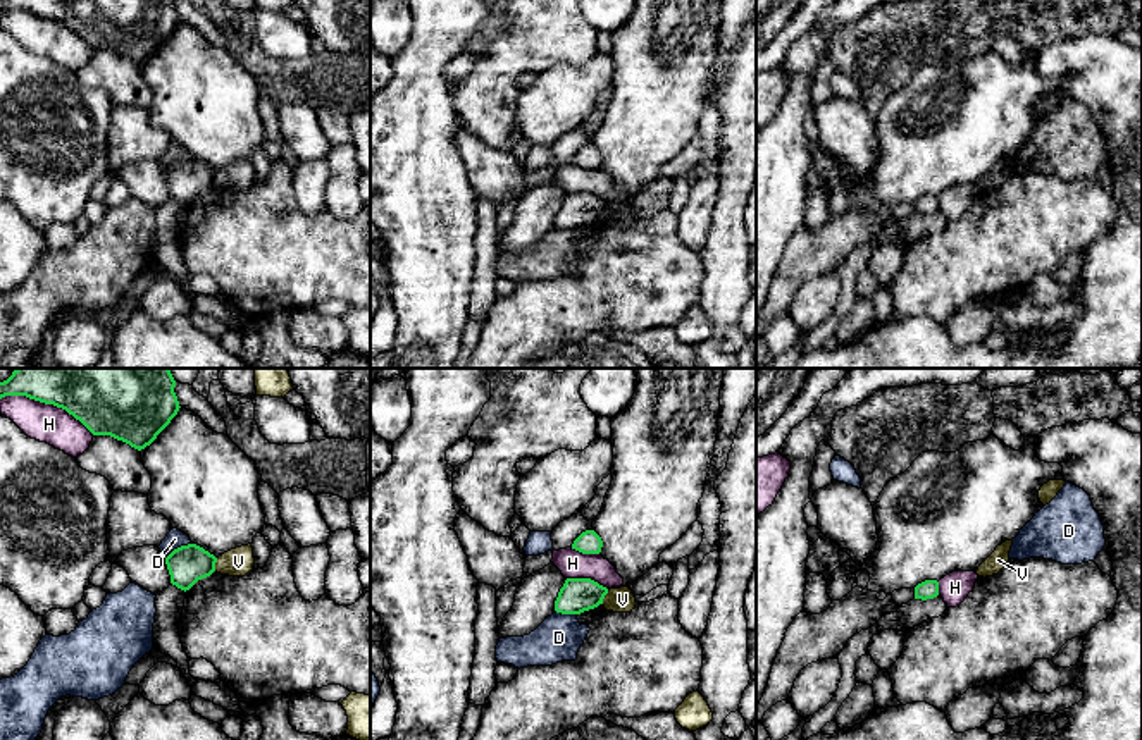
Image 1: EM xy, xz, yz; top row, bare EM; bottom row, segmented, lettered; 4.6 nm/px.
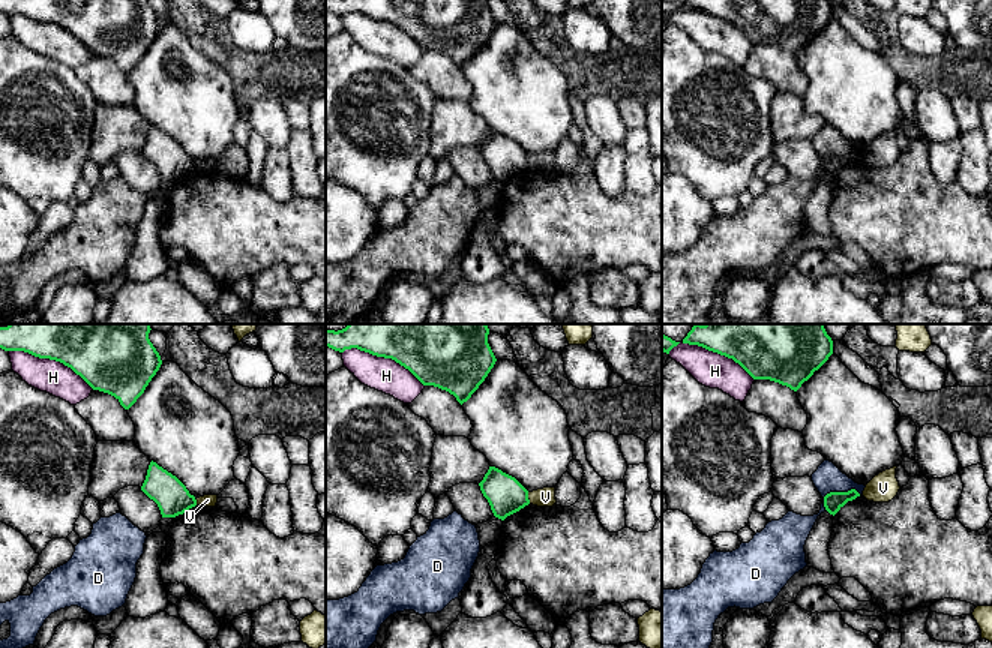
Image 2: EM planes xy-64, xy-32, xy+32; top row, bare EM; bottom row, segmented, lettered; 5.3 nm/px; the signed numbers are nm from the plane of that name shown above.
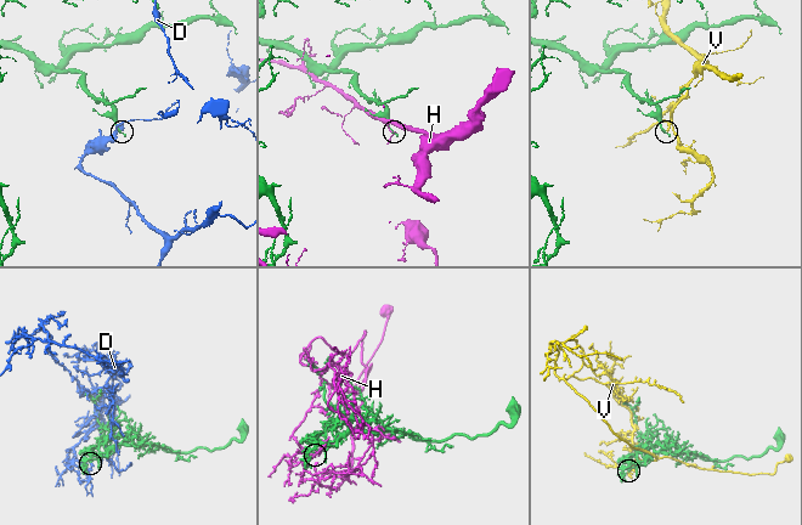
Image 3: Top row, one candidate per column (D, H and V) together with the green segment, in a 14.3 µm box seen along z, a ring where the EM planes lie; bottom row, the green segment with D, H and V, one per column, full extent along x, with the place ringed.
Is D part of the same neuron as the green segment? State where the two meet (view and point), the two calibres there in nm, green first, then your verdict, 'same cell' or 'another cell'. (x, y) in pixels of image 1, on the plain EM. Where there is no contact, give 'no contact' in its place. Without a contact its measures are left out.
contact xy (178, 162); calibres 180 and 90 nm; another cell

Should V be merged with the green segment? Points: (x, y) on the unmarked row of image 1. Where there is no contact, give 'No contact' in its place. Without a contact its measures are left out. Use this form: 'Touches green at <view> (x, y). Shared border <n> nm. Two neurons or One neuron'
Touches green at xy (214, 179). Shared border 70 nm. Two neurons

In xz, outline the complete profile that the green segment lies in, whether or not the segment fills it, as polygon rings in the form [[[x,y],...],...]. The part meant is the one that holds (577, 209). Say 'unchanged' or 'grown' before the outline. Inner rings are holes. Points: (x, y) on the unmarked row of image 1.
unchanged | [[[567,193],[555,215],[555,225],[580,229],[603,219],[608,203],[591,193]]]

